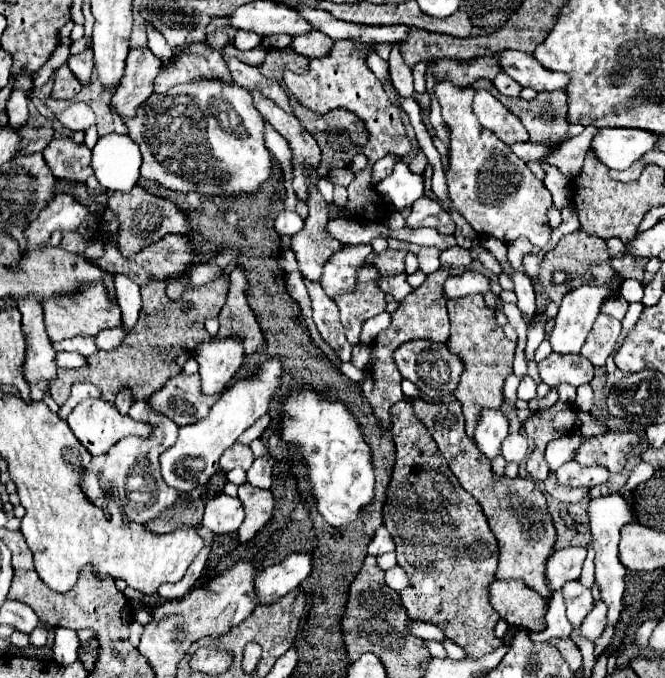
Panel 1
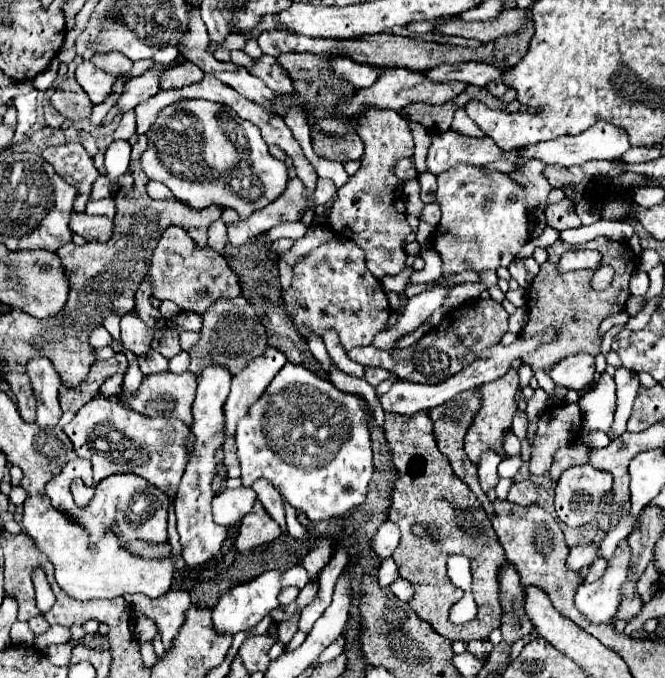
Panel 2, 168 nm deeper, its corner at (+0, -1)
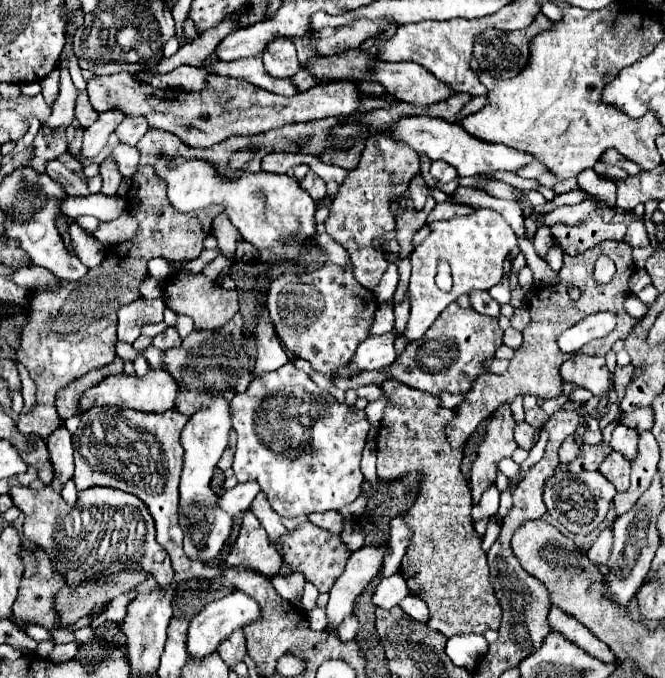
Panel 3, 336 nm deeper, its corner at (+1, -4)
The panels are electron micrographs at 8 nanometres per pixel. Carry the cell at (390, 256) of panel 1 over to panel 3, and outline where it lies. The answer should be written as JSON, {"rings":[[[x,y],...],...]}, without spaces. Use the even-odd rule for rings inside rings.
{"rings":[[[390,132],[370,136],[360,156],[360,164],[348,172],[344,184],[330,204],[330,216],[324,222],[326,232],[350,252],[356,280],[370,290],[378,286],[382,274],[388,268],[384,252],[378,252],[378,248],[374,248],[374,240],[386,232],[396,230],[396,216],[390,210],[390,202],[392,198],[398,198],[408,190],[412,176],[418,172],[418,154],[414,154],[408,144],[396,142]]]}

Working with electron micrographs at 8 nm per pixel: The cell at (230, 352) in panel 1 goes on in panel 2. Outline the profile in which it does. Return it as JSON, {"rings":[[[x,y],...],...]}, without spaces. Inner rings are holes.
{"rings":[[[221,365],[207,367],[201,373],[199,383],[197,383],[197,395],[193,401],[193,425],[191,425],[191,431],[195,435],[193,453],[189,457],[187,469],[181,477],[179,491],[177,491],[175,501],[173,501],[181,545],[191,547],[191,559],[187,559],[187,567],[197,567],[197,565],[205,563],[207,559],[211,559],[221,549],[221,545],[227,537],[227,527],[213,523],[213,517],[211,517],[211,499],[215,495],[211,489],[211,481],[213,481],[215,471],[217,471],[215,469],[217,467],[215,453],[223,445],[223,439],[225,439],[223,405],[225,405],[225,399],[229,395],[229,383],[231,383],[231,375]]]}

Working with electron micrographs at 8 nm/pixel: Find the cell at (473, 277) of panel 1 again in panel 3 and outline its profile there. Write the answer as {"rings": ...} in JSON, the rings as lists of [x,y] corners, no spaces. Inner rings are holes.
{"rings":[[[390,330],[386,334],[374,334],[368,336],[356,350],[352,358],[352,374],[358,370],[380,370],[380,366],[388,366],[396,360],[394,340],[398,338],[396,330]]]}

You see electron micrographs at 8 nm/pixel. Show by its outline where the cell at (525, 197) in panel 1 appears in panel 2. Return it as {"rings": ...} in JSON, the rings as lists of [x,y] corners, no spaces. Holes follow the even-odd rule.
{"rings":[[[457,165],[441,175],[437,175],[437,203],[441,205],[443,217],[437,225],[437,237],[433,237],[431,249],[443,259],[443,275],[457,275],[463,271],[495,271],[499,267],[509,267],[519,249],[529,241],[527,229],[527,207],[523,203],[523,189],[509,179],[505,173],[485,173],[475,165]],[[515,193],[517,201],[509,201],[507,195]]]}

